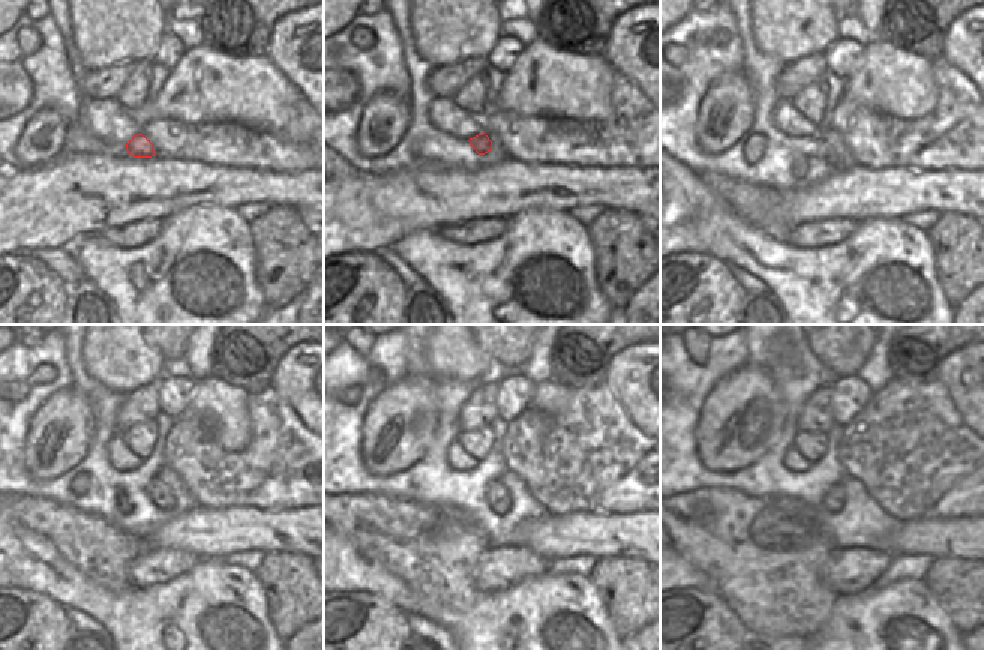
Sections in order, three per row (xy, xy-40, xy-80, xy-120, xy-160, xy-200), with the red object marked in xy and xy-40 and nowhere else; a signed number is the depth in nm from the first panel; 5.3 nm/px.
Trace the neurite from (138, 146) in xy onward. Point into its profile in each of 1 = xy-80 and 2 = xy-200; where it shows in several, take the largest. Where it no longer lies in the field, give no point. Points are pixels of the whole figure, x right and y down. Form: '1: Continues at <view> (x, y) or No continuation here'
1: Continues at xy-80 (824, 150)
2: Continues at xy-200 (836, 496)

